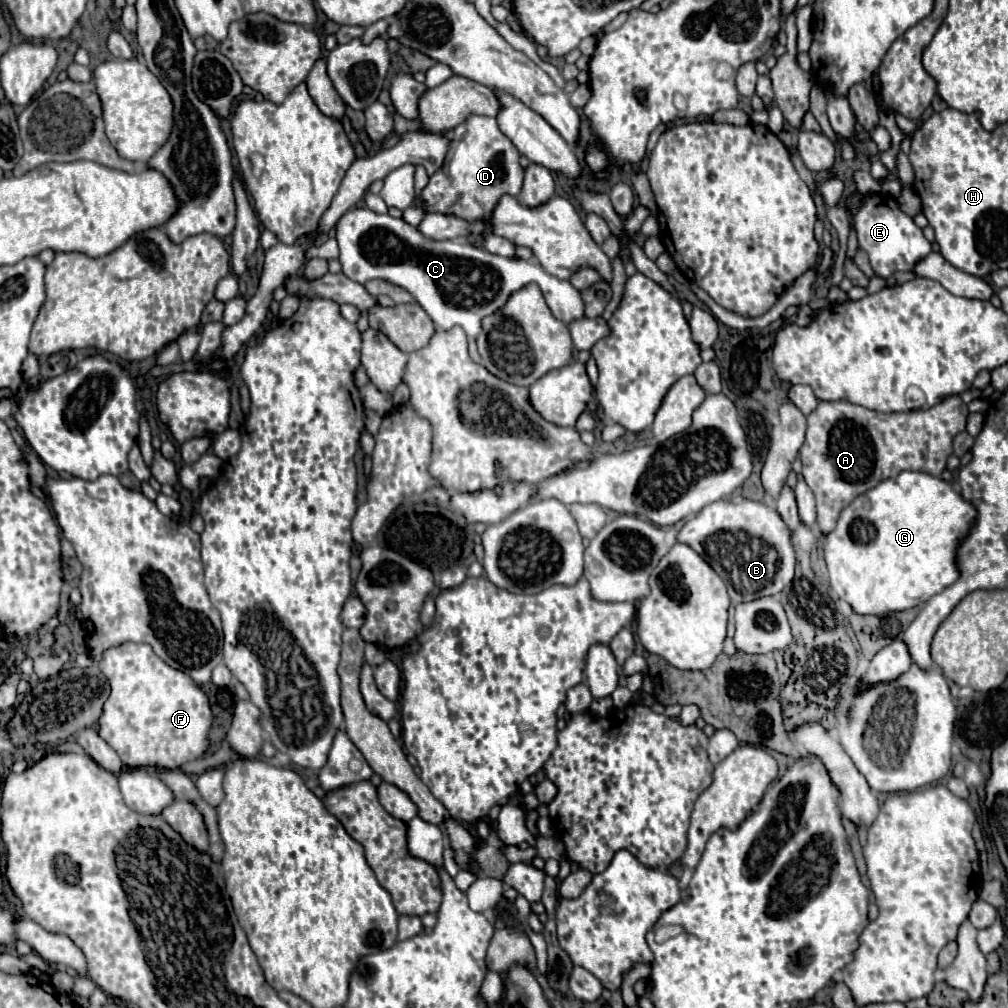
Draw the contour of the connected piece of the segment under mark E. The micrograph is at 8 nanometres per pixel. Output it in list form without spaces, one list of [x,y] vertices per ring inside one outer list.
[[[868,195],[862,199],[862,207],[856,213],[856,233],[858,245],[868,253],[874,273],[884,279],[896,271],[912,271],[914,265],[932,251],[922,229],[916,227],[912,217],[900,211],[896,199],[890,195]]]

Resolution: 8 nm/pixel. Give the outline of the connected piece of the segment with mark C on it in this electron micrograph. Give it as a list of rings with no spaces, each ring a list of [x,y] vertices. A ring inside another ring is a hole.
[[[354,207],[340,217],[336,223],[336,241],[344,275],[354,281],[384,279],[408,289],[438,329],[460,325],[466,335],[476,337],[482,329],[480,321],[500,309],[514,291],[528,283],[540,285],[550,311],[562,323],[568,325],[584,317],[580,291],[570,281],[548,275],[538,263],[492,255],[466,241],[432,241],[402,219],[374,213],[368,207]]]

